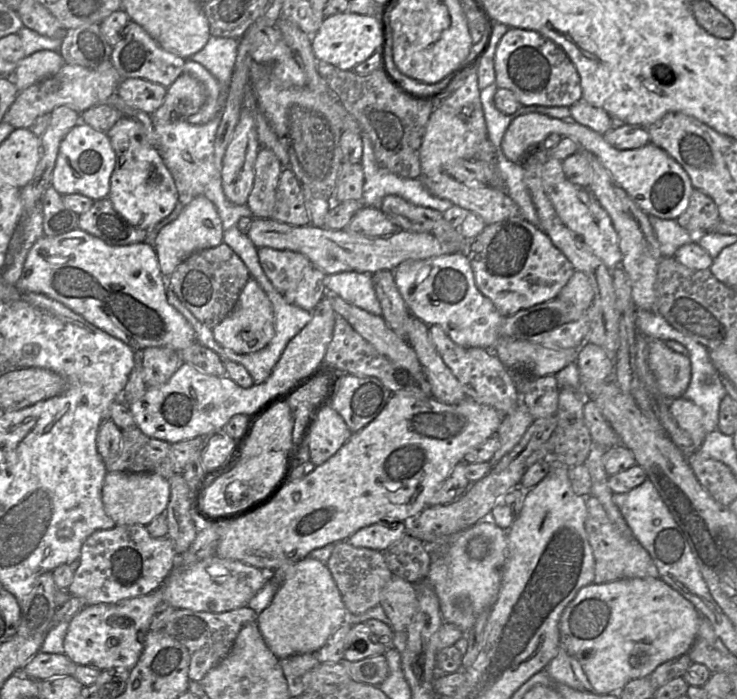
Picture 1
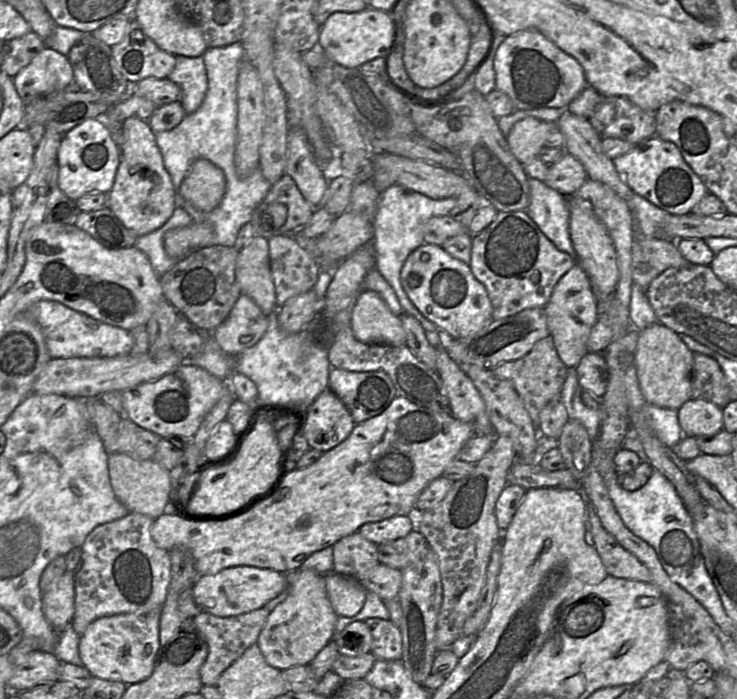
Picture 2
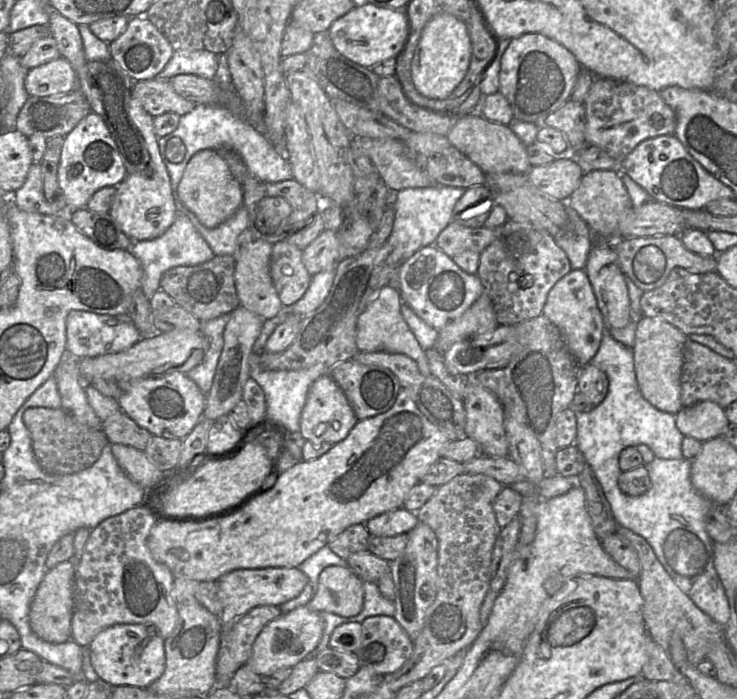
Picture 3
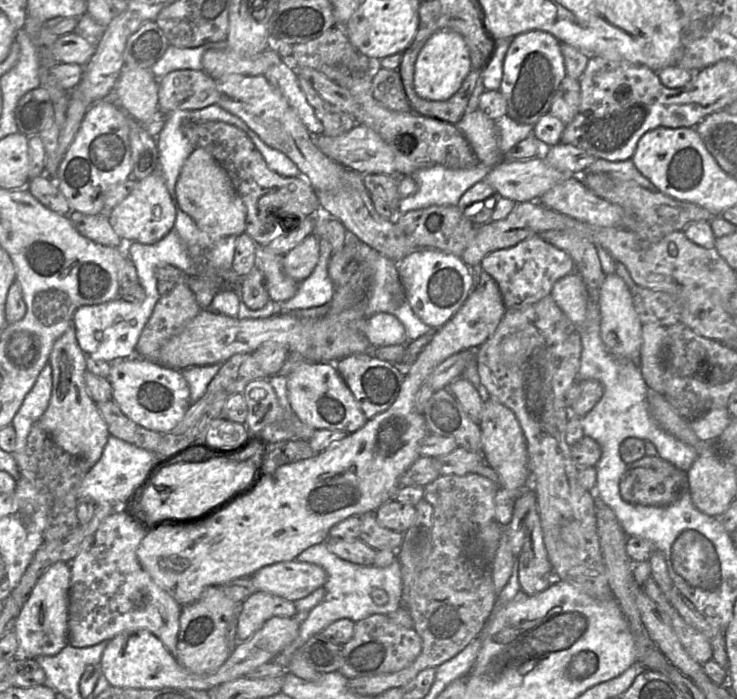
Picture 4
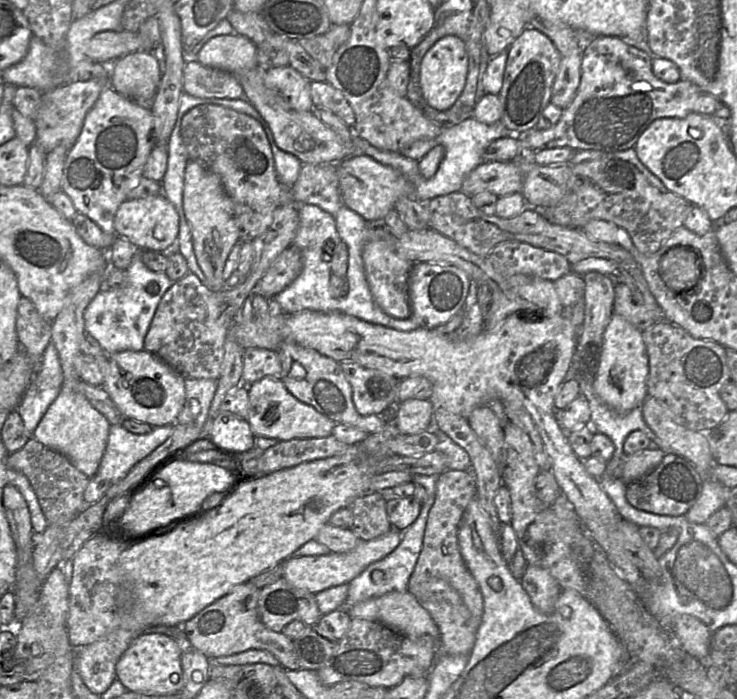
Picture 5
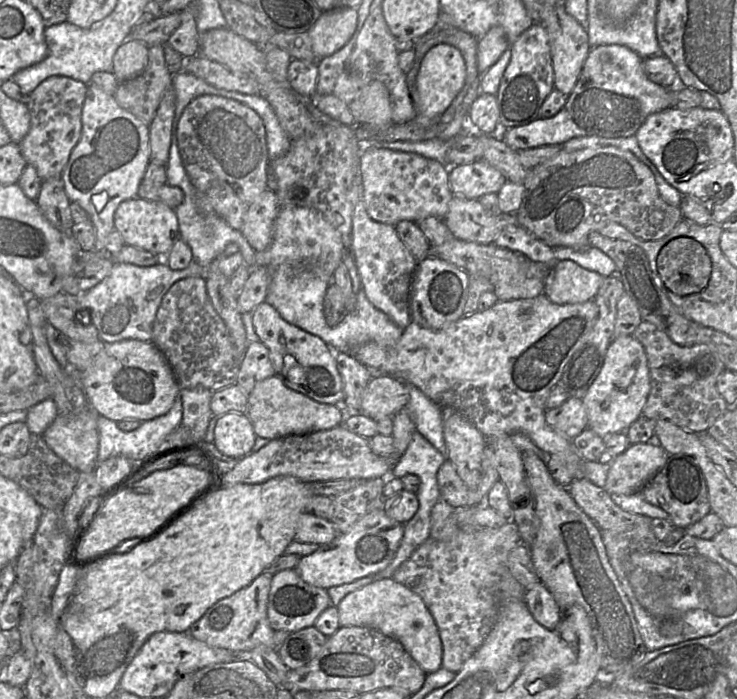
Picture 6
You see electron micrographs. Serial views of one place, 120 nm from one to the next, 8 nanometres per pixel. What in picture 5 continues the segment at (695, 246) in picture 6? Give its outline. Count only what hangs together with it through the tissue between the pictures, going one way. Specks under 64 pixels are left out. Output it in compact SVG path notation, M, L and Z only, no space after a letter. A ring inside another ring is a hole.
M676 245L662 256L659 274L671 290L693 294L702 276L701 260L692 248Z

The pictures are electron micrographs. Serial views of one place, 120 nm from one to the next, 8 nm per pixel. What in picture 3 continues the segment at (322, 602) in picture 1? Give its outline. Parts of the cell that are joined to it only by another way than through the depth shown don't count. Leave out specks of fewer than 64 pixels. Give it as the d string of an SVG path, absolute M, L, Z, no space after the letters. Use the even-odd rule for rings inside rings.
M308 605L298 607L269 622L257 636L247 665L259 676L268 675L282 668L293 668L314 655L323 633L319 612Z

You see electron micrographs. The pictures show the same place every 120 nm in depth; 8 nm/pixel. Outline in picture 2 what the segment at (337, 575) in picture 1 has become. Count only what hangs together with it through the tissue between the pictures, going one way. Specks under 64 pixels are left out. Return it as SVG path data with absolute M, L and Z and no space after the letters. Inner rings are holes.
M358 531L333 545L333 571L362 582L364 573L380 564L377 544L365 539Z

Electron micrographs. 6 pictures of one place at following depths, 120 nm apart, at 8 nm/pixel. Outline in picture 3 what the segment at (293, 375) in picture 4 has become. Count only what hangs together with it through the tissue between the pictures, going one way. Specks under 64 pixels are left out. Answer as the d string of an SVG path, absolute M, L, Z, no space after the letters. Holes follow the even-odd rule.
M330 374L322 375L312 383L300 417L300 434L303 439L334 445L346 438L357 421L346 395Z

